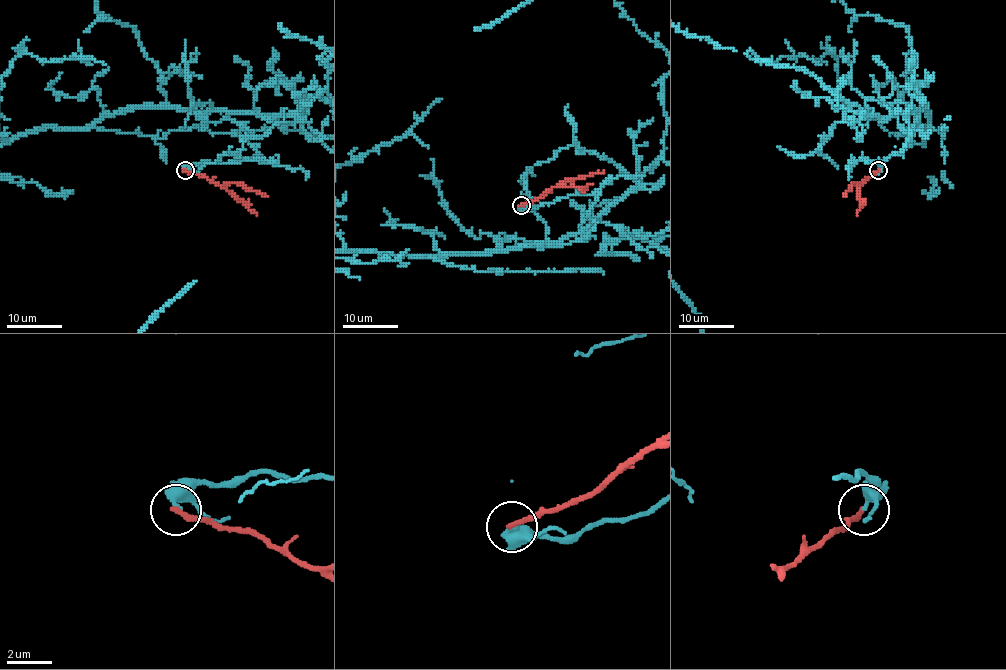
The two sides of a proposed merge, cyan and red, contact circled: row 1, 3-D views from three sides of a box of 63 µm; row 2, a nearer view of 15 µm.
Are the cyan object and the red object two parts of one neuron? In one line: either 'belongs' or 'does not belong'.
does not belong

